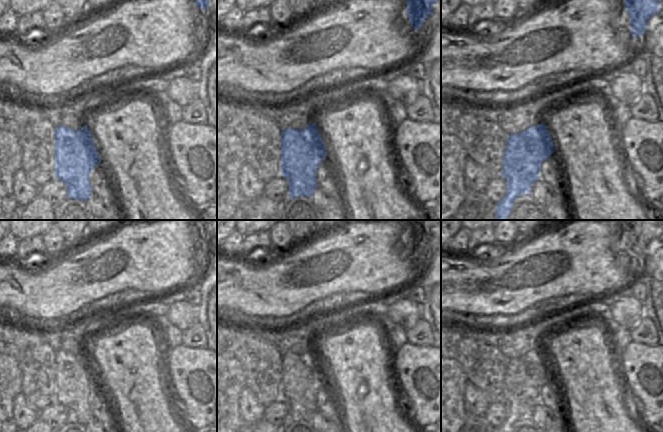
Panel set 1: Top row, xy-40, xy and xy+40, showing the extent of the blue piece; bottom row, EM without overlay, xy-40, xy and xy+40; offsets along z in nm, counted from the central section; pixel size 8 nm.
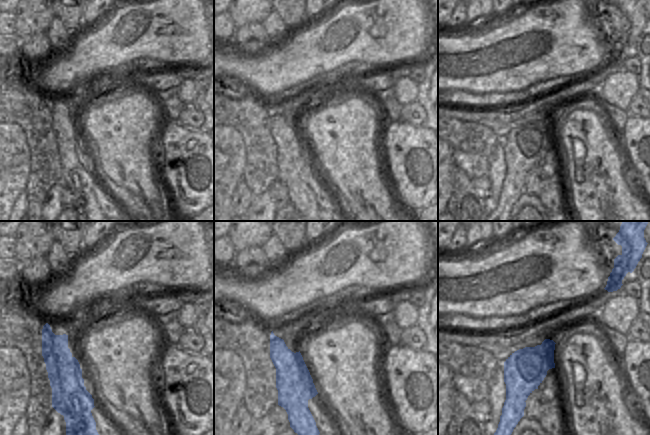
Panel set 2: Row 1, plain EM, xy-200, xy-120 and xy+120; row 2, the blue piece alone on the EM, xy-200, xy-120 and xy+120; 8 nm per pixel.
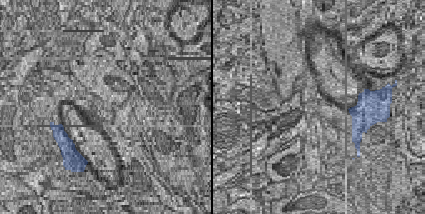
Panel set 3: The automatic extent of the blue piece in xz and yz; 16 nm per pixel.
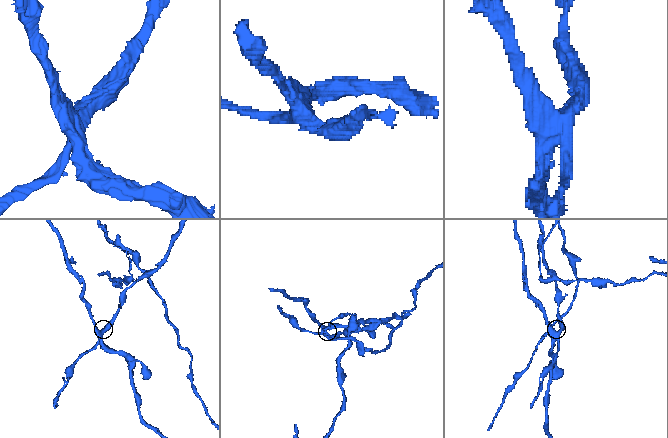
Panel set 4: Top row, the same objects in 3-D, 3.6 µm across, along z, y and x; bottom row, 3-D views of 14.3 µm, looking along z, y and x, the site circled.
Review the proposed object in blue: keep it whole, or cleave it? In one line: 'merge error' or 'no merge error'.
merge error

